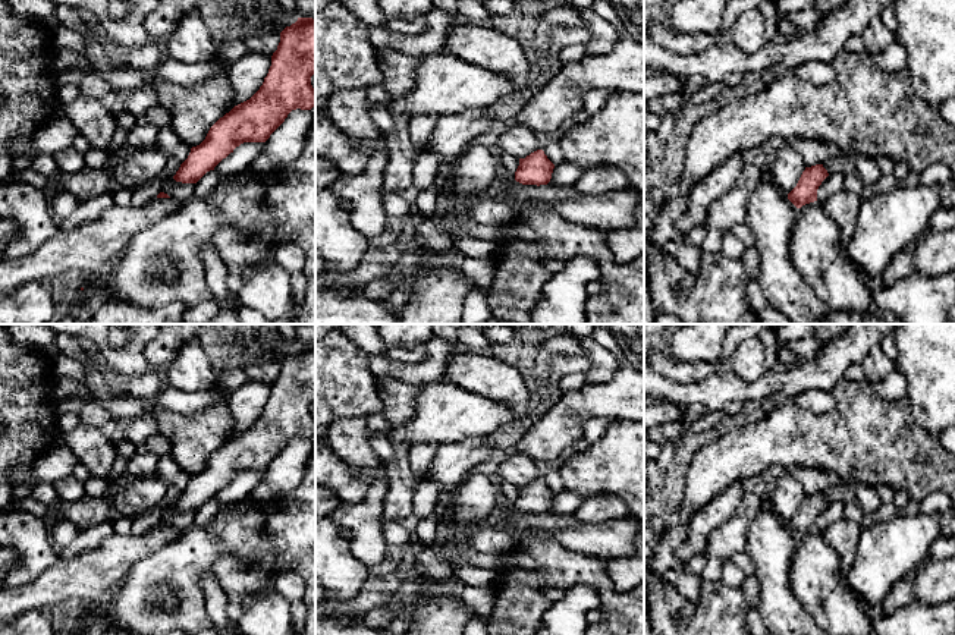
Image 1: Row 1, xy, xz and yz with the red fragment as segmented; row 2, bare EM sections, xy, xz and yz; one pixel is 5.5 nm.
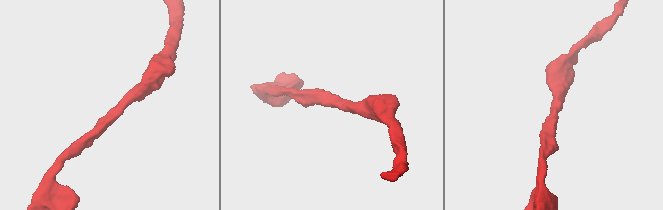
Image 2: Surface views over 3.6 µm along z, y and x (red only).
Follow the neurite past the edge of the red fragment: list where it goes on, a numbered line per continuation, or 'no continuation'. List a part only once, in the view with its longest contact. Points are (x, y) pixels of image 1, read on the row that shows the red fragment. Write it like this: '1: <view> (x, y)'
no continuation

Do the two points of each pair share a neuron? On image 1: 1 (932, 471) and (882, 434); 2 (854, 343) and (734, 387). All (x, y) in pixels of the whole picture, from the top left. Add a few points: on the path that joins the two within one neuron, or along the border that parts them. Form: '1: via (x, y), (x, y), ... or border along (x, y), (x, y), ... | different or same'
1: via (920, 465), (905, 458), (894, 446) | same
2: via (825, 368), (819, 374), (763, 387) | same

